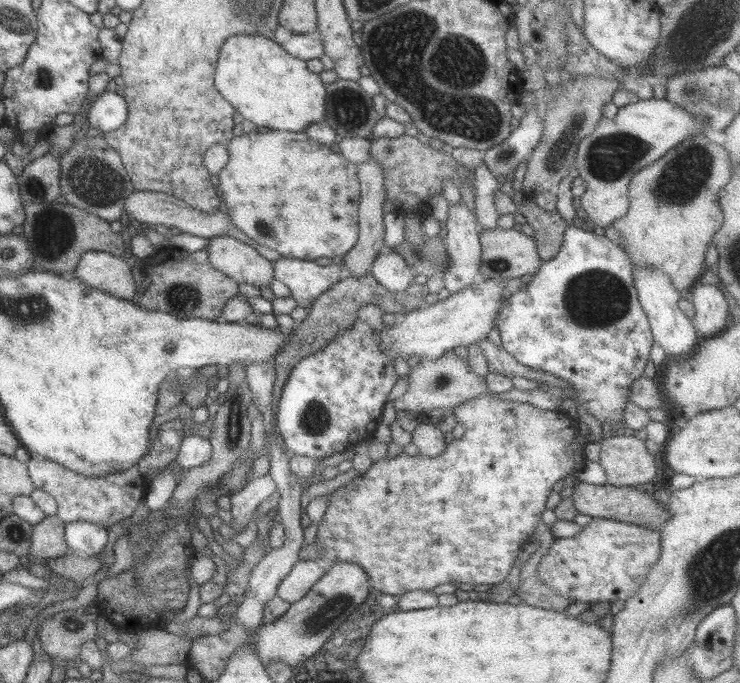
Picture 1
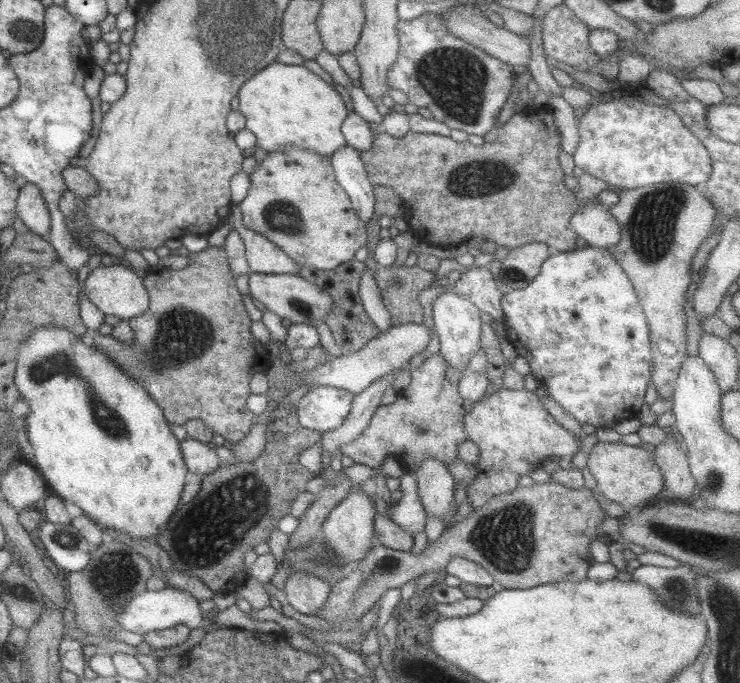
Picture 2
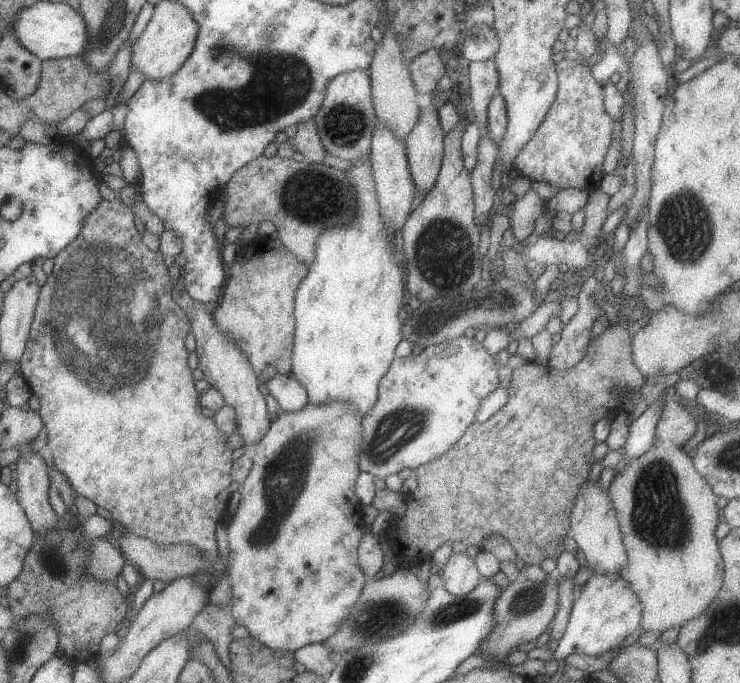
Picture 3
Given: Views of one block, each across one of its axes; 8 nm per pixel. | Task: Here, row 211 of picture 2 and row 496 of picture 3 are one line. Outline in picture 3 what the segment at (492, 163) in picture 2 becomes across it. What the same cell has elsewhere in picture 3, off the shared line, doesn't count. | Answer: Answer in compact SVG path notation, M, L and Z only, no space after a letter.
M643 310L627 316L618 311L618 322L609 326L590 341L582 362L570 370L558 370L549 363L527 361L514 369L510 385L507 387L508 402L491 415L486 430L488 458L484 460L484 424L474 421L466 434L446 451L424 466L415 469L418 486L408 493L407 509L404 517L393 519L387 533L383 536L397 551L399 560L410 560L416 567L425 557L432 555L446 542L462 542L480 550L484 536L502 534L517 552L517 558L529 565L540 564L552 558L558 560L566 551L564 539L570 535L570 510L576 502L580 486L586 482L595 462L594 424L602 418L614 418L621 409L616 392L620 390L640 390L646 377L632 362L632 337L628 325Z

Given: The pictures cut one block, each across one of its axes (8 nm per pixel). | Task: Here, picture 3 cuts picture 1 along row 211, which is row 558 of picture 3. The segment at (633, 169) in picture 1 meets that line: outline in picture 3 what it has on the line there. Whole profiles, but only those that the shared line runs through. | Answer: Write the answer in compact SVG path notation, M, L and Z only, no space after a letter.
M586 480L580 486L576 502L570 510L570 535L576 541L580 552L584 552L586 562L597 574L616 574L620 572L626 562L626 545L616 517L609 490L602 489L598 480Z

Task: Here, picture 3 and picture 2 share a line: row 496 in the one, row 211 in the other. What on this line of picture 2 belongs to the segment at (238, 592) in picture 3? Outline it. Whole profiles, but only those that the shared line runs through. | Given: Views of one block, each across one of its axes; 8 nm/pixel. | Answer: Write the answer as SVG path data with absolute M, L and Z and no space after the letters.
M284 145L281 149L268 153L264 160L258 161L249 177L252 186L246 198L238 204L243 223L250 230L270 239L270 242L301 265L332 270L343 262L354 259L356 250L366 244L366 223L358 216L344 188L336 182L330 157L300 145Z

